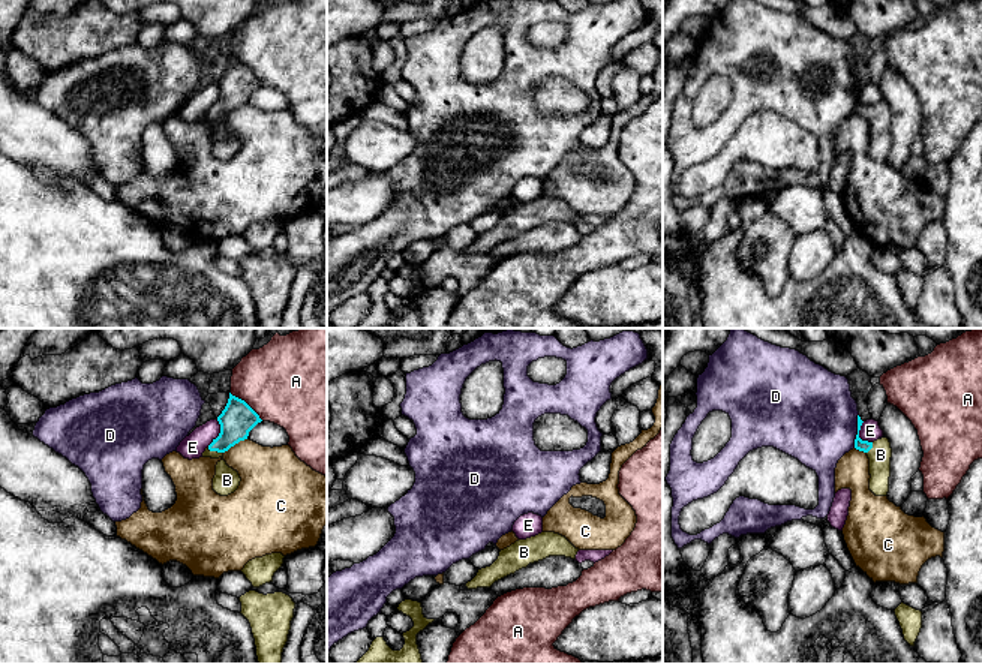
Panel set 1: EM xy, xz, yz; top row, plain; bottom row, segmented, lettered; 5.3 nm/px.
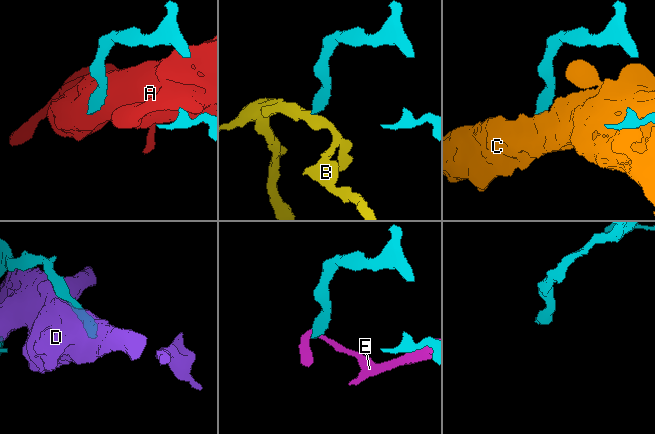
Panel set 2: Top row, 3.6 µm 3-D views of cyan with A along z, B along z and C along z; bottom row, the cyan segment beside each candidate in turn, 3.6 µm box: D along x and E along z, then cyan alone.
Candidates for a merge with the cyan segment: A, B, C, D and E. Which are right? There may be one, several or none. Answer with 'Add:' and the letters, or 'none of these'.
Add: B

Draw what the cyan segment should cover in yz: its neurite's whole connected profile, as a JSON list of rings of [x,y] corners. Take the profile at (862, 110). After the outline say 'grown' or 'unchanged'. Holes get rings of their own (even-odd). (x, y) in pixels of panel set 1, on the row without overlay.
[[[858,79],[858,99],[855,103],[855,112],[864,115],[870,123],[870,154],[876,160],[886,160],[889,156],[889,141],[891,141],[891,121],[892,112],[888,102],[877,103],[874,106],[862,105],[859,102],[859,94],[862,84]]]; grown

